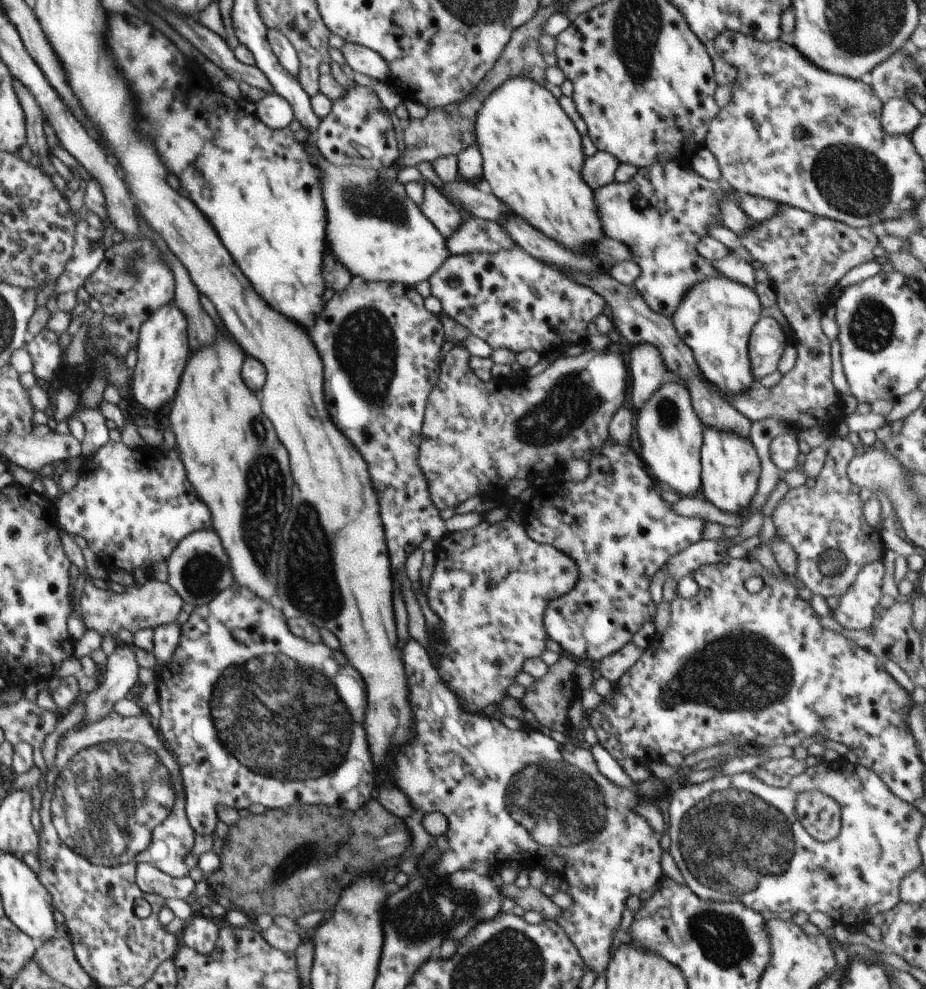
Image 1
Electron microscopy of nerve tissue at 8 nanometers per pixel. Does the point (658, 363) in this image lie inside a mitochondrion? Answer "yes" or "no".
no

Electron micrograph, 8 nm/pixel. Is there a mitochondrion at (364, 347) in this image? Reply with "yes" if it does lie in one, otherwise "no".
yes

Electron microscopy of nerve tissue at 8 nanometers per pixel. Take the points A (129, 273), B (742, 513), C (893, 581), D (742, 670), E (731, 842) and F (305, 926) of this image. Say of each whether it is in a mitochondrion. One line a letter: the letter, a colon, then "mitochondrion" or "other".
A: mitochondrion
B: other
C: other
D: mitochondrion
E: mitochondrion
F: other

